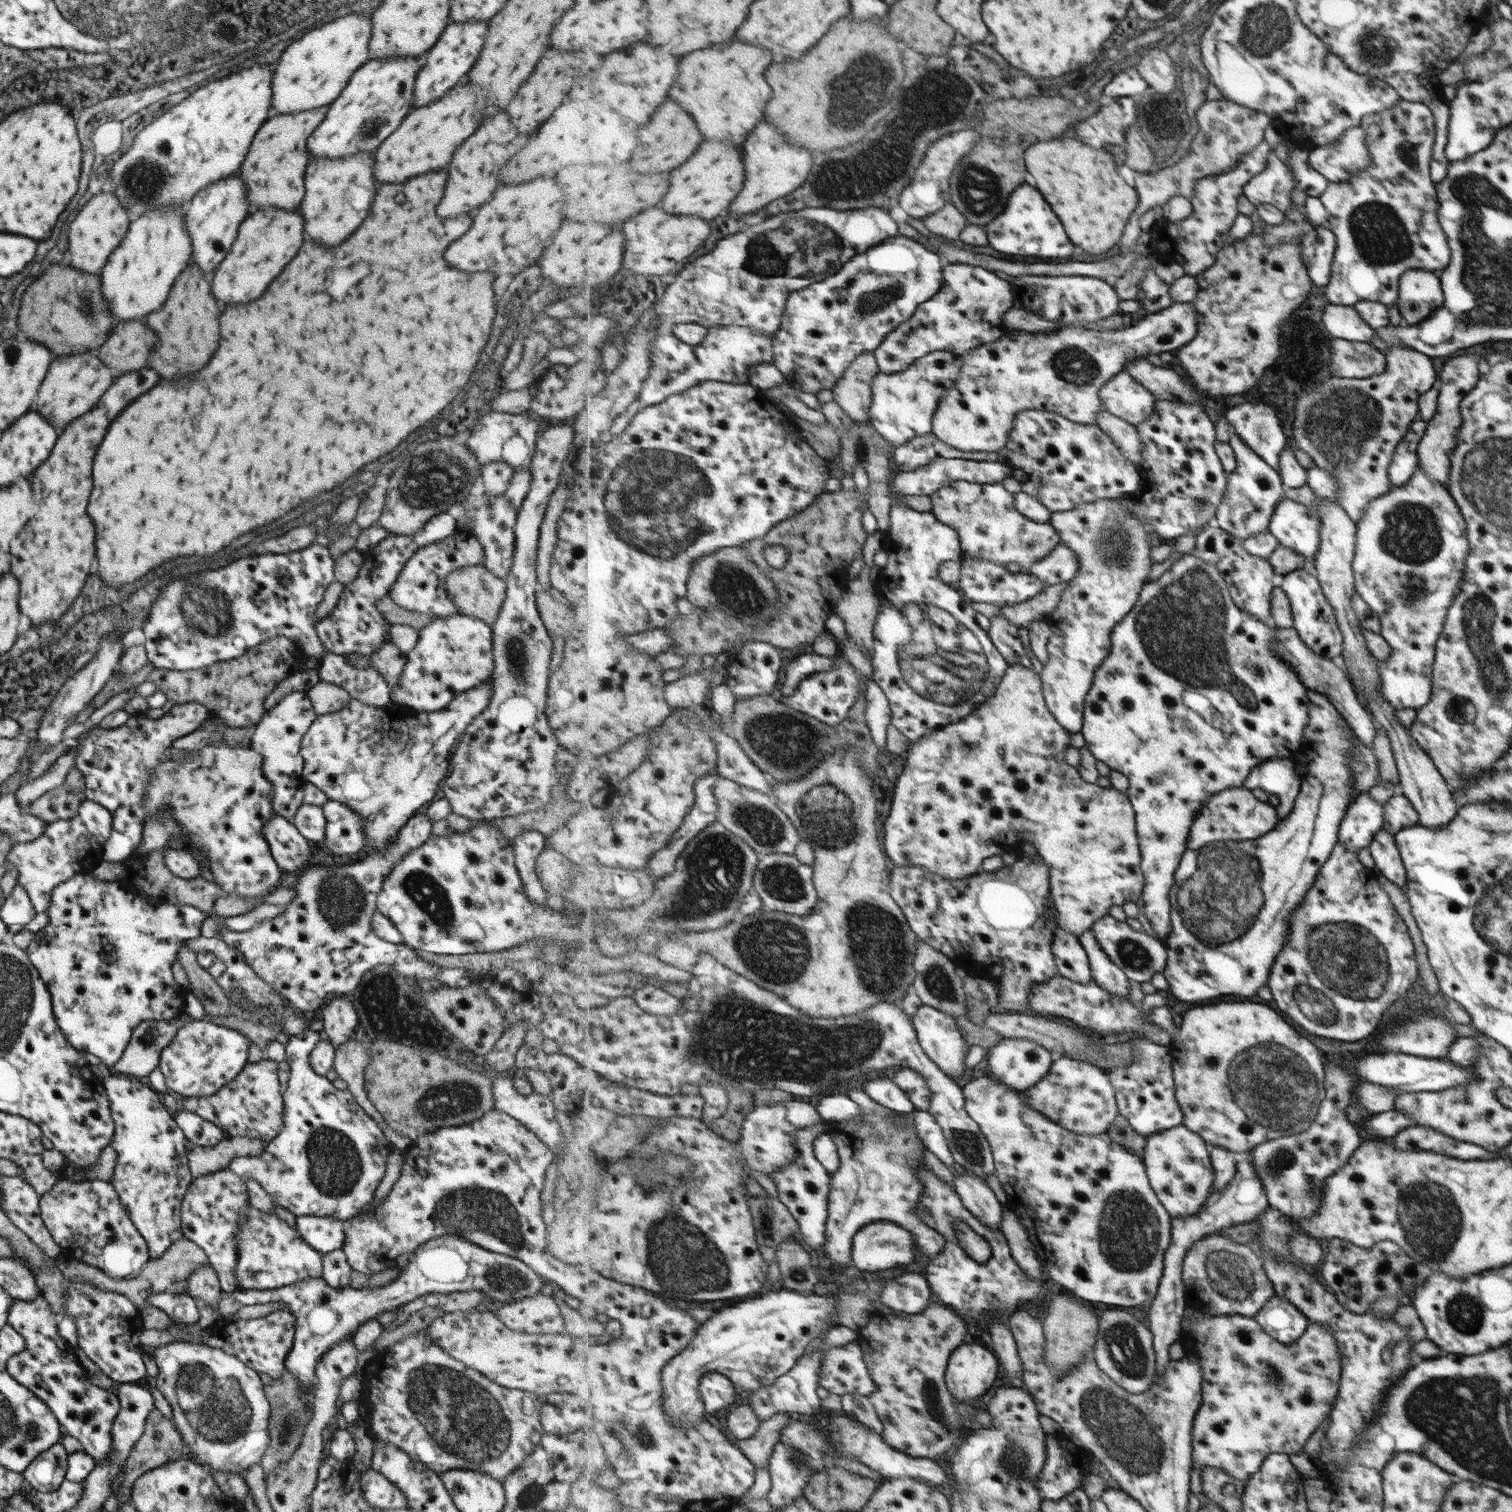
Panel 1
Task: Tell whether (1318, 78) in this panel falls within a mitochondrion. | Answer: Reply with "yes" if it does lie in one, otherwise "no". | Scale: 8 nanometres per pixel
no

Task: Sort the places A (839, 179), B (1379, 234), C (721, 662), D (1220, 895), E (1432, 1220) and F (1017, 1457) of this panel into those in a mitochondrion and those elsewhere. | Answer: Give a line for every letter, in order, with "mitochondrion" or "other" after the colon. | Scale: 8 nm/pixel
A: mitochondrion
B: mitochondrion
C: other
D: mitochondrion
E: mitochondrion
F: mitochondrion

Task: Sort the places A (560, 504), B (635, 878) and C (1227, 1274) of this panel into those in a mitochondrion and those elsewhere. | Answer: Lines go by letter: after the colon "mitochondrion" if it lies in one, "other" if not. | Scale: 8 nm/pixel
A: other
B: other
C: mitochondrion

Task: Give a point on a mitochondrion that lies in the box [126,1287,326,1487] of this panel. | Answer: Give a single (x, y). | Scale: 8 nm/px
(214, 1402)

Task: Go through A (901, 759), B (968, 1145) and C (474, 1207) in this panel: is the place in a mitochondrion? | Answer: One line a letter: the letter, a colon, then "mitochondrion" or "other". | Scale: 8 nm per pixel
A: other
B: mitochondrion
C: mitochondrion

